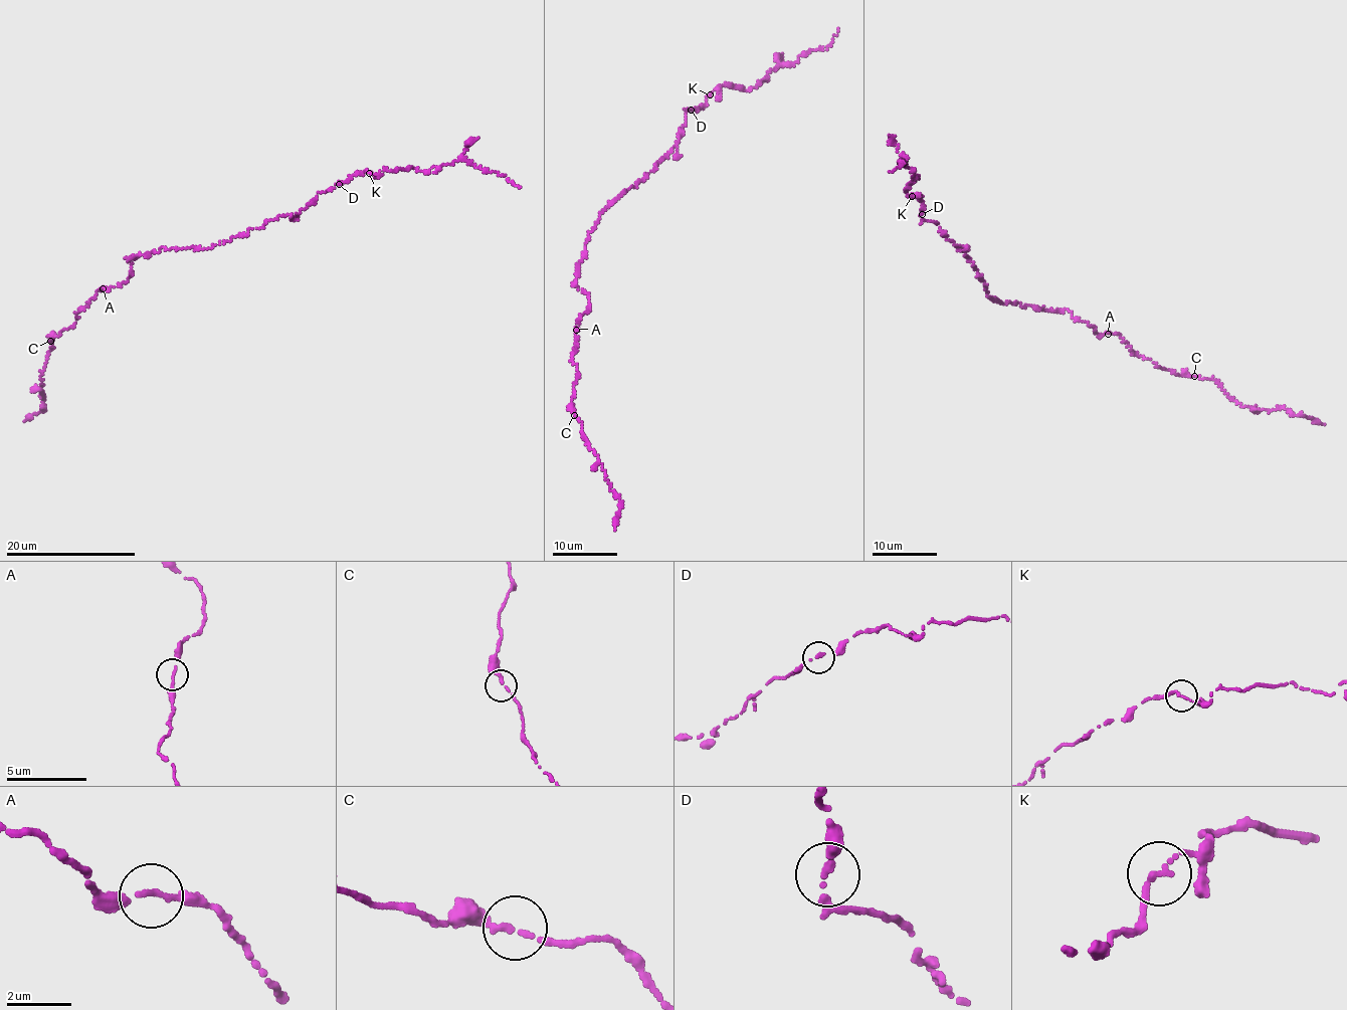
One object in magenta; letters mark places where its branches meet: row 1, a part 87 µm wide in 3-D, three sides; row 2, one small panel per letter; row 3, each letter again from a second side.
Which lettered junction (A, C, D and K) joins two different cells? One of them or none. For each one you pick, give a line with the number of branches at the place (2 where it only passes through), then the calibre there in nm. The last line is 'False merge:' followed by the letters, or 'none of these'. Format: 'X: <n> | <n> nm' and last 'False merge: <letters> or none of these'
False merge: none of these

